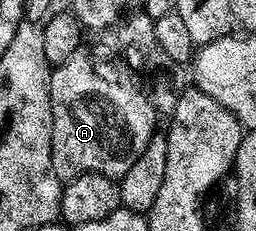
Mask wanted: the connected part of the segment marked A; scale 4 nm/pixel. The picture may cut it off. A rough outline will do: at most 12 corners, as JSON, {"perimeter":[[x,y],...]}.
{"perimeter":[[112,45],[51,70],[51,164],[119,180],[155,111]]}

